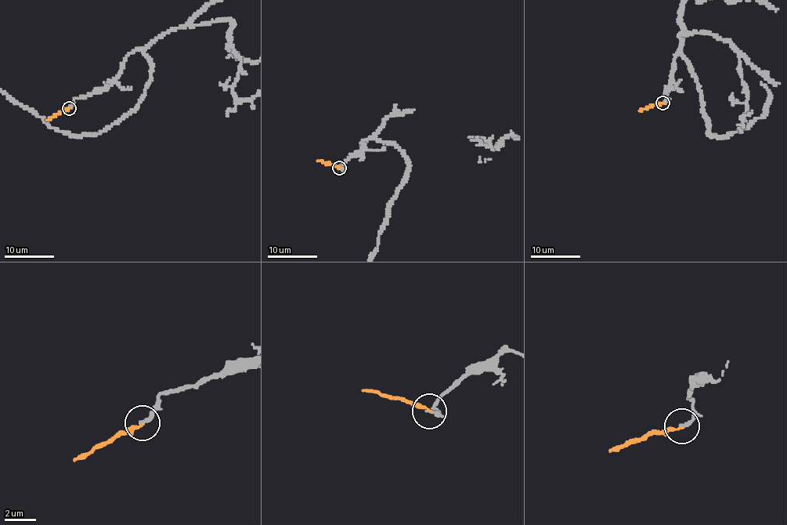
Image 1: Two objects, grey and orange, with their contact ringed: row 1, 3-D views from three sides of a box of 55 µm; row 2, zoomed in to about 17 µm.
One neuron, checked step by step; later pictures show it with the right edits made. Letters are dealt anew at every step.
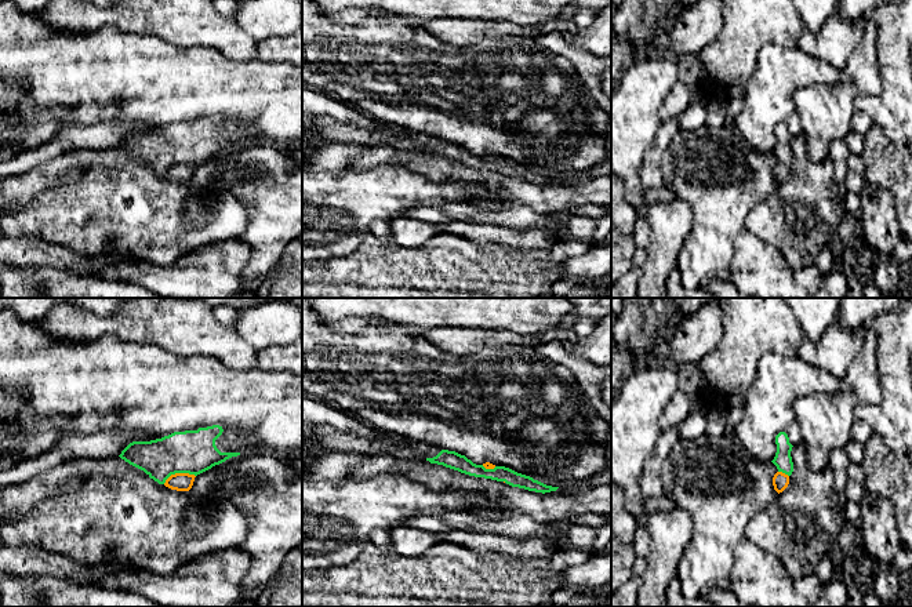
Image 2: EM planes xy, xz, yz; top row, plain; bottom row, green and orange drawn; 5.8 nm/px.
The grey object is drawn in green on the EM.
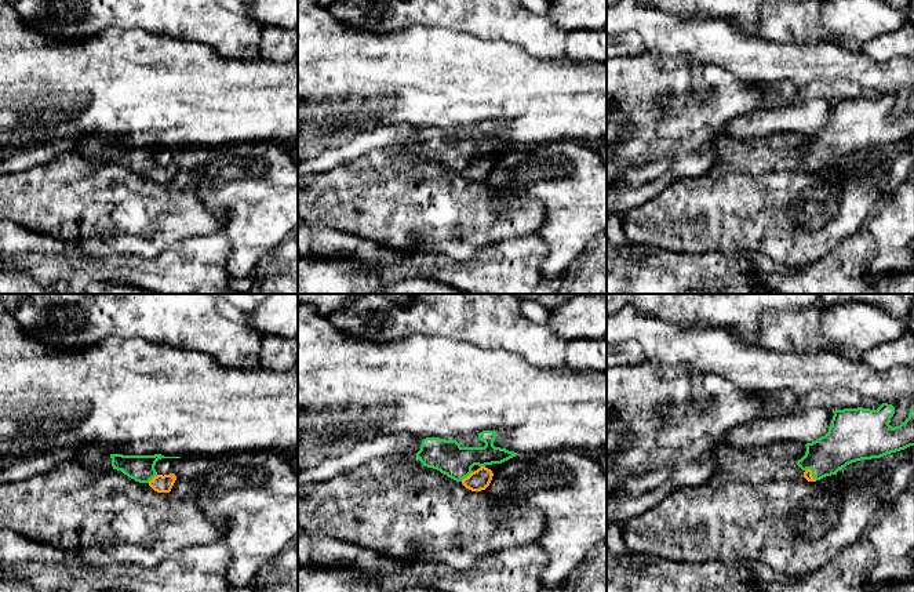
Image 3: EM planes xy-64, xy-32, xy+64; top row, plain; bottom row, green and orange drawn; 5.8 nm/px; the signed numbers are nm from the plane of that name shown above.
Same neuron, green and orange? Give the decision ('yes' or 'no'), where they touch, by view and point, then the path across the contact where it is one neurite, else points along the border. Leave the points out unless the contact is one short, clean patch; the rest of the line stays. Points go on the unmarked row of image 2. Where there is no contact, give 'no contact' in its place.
yes; meets green in xy at (178, 163); runs through xy (192, 142), (178, 156), (178, 163), (181, 173)

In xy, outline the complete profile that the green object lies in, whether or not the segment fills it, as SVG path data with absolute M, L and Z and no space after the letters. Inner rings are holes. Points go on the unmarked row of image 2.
M219 116L197 121L174 123L150 132L132 132L119 146L143 161L159 175L177 182L189 182L195 168L240 143L221 143L215 131L222 126Z

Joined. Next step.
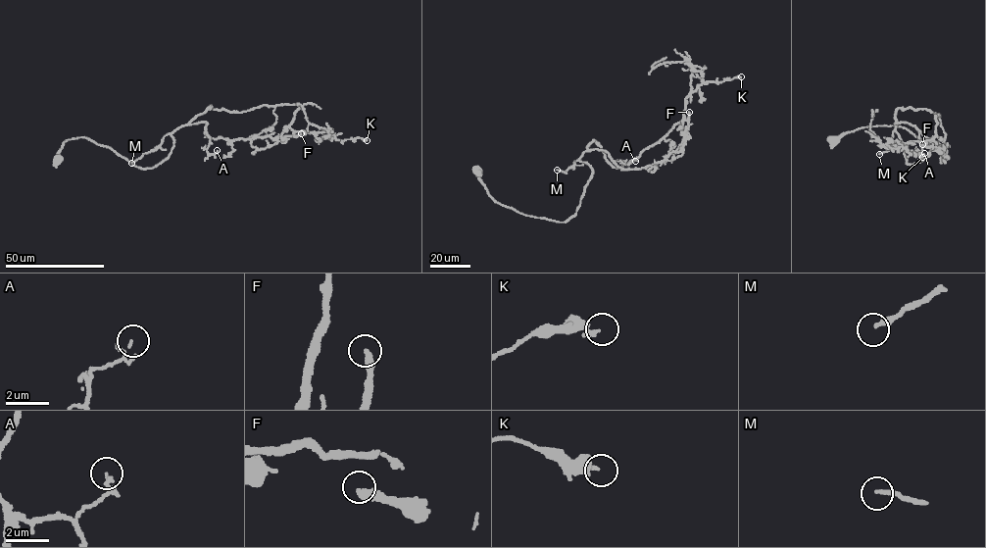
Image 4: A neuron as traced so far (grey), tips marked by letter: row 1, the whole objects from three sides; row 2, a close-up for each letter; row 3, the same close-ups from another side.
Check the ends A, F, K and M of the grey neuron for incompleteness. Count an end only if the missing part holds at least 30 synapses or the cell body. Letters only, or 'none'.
M

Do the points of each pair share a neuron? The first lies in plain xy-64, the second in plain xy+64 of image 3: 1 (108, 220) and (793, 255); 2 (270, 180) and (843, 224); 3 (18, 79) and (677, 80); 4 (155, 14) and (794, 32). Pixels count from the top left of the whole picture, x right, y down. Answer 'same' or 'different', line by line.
1: same
2: different
3: different
4: same

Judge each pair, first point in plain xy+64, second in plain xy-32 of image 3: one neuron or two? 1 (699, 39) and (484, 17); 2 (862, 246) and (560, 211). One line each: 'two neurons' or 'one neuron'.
1: two neurons
2: two neurons

